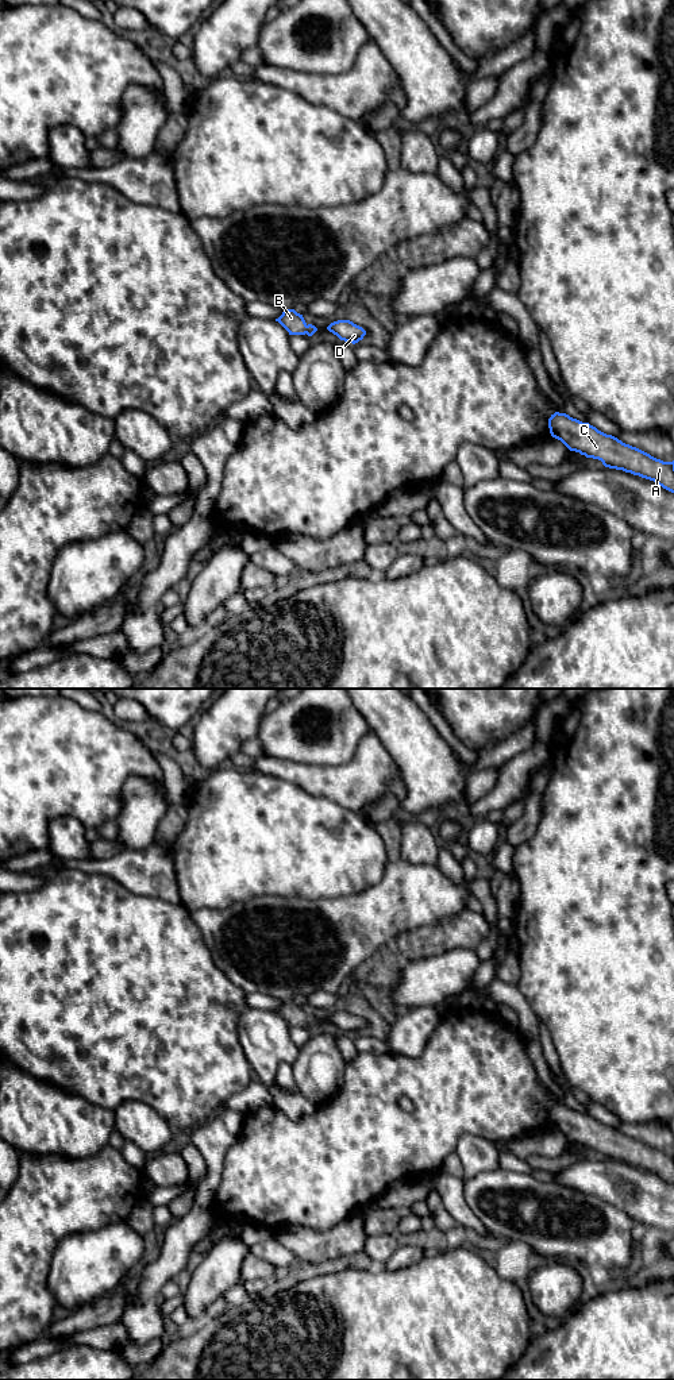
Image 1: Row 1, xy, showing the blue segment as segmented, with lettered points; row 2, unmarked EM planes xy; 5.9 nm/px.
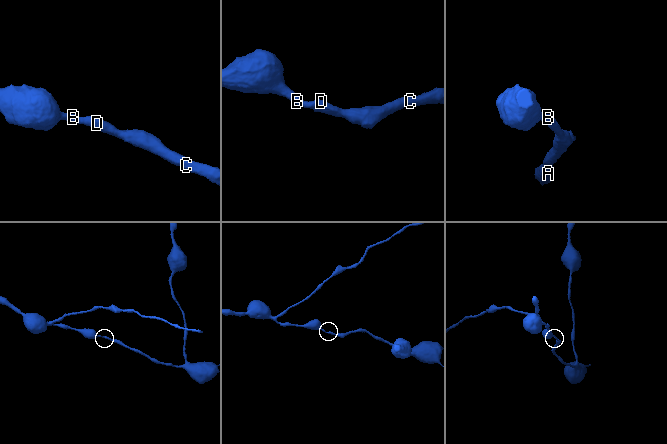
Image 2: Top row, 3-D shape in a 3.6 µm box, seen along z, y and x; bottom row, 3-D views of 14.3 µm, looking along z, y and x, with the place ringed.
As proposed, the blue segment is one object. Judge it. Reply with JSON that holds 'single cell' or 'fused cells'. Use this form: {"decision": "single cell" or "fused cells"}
{"decision": "single cell"}

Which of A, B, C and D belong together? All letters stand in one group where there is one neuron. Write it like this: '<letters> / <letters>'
A B C D

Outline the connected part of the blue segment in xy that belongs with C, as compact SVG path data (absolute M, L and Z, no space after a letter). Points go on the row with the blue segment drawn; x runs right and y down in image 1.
M555 412L551 415L548 428L551 436L561 440L570 451L598 459L605 467L623 470L654 481L663 489L674 493L674 460L663 462L656 459L566 413Z

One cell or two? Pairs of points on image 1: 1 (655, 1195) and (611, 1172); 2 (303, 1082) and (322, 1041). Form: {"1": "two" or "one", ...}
{"1": "one", "2": "one"}

